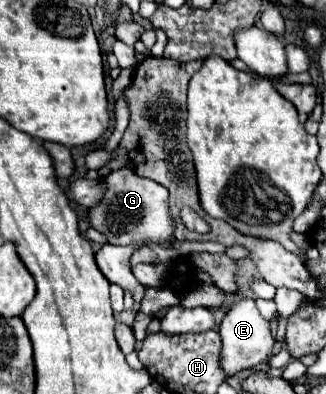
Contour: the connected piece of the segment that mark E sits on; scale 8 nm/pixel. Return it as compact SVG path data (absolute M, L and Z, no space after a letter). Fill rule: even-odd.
M246 297L234 301L226 309L226 313L220 321L220 337L222 337L220 361L222 361L222 369L226 369L226 375L234 375L242 369L252 369L256 365L262 365L274 349L274 337L270 331L270 321L266 321L260 315L256 301L246 299Z

